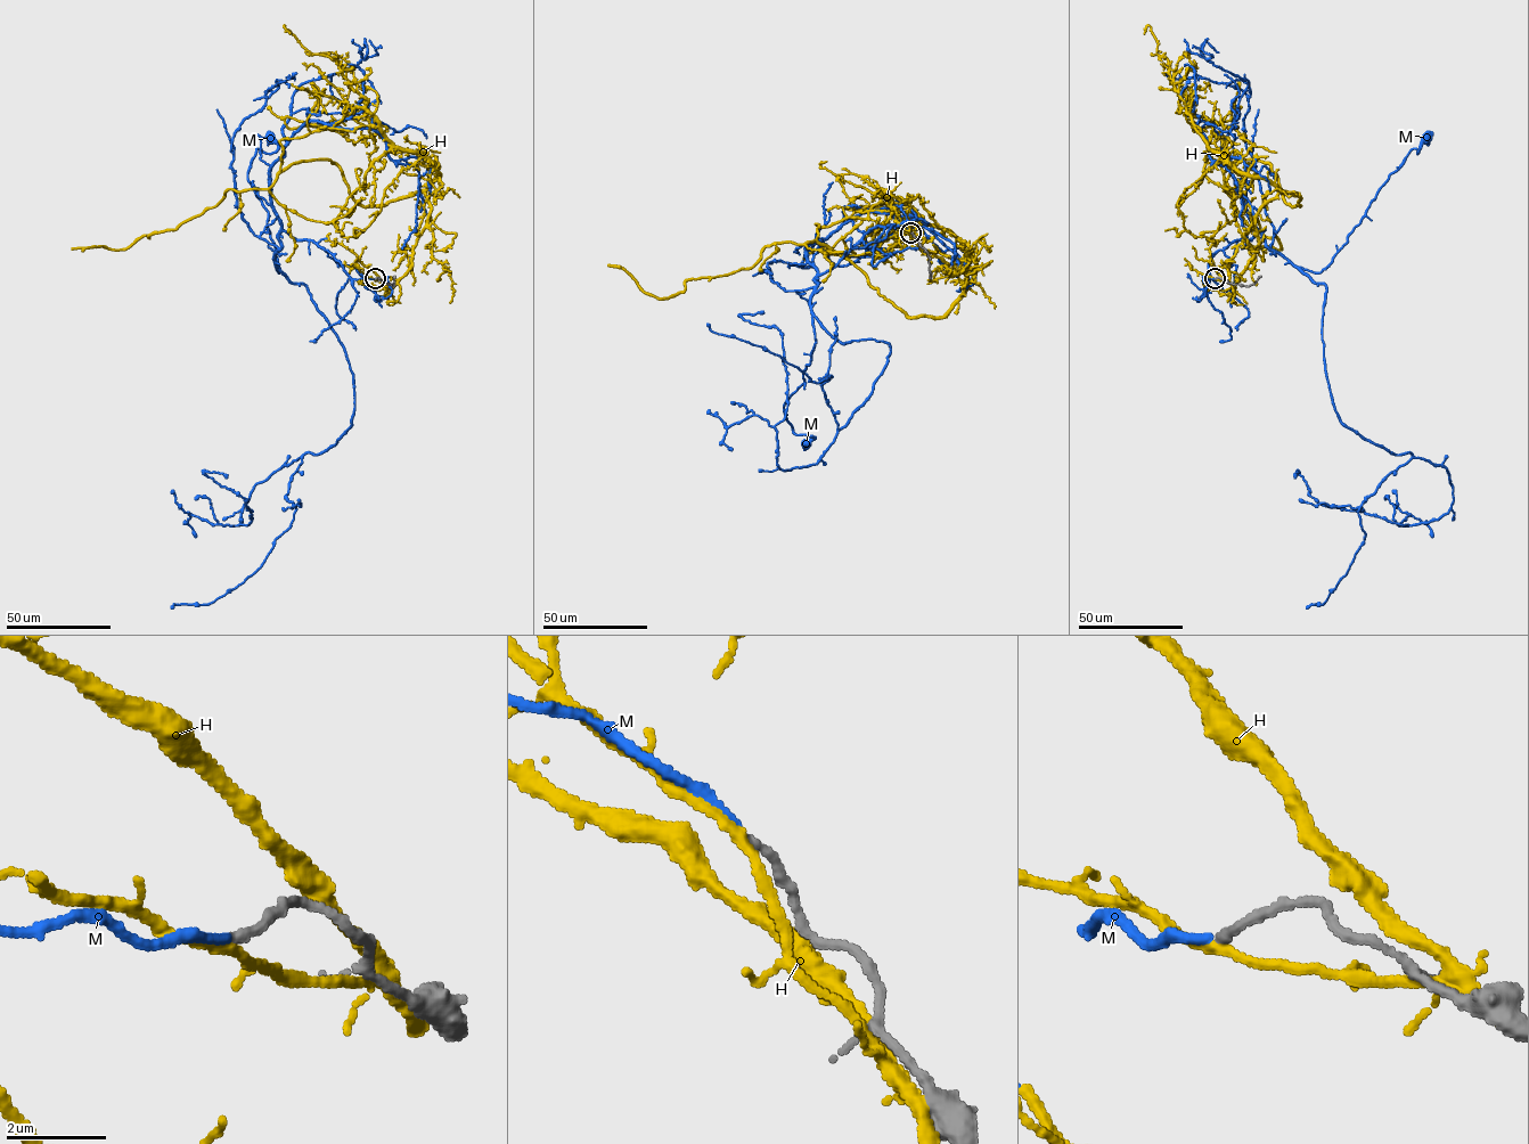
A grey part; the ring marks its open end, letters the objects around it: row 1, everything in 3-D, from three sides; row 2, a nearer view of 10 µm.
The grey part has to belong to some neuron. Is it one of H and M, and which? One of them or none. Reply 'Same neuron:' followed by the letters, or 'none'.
Same neuron: M

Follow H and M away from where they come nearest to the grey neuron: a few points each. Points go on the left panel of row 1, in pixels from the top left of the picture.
H: (375, 279), (392, 287), (410, 267), (427, 197), (361, 206), (330, 161), (229, 189), (128, 247), (72, 250)
M: (375, 278), (352, 279), (283, 231), (278, 272), (247, 178), (256, 148), (277, 149), (269, 138)

